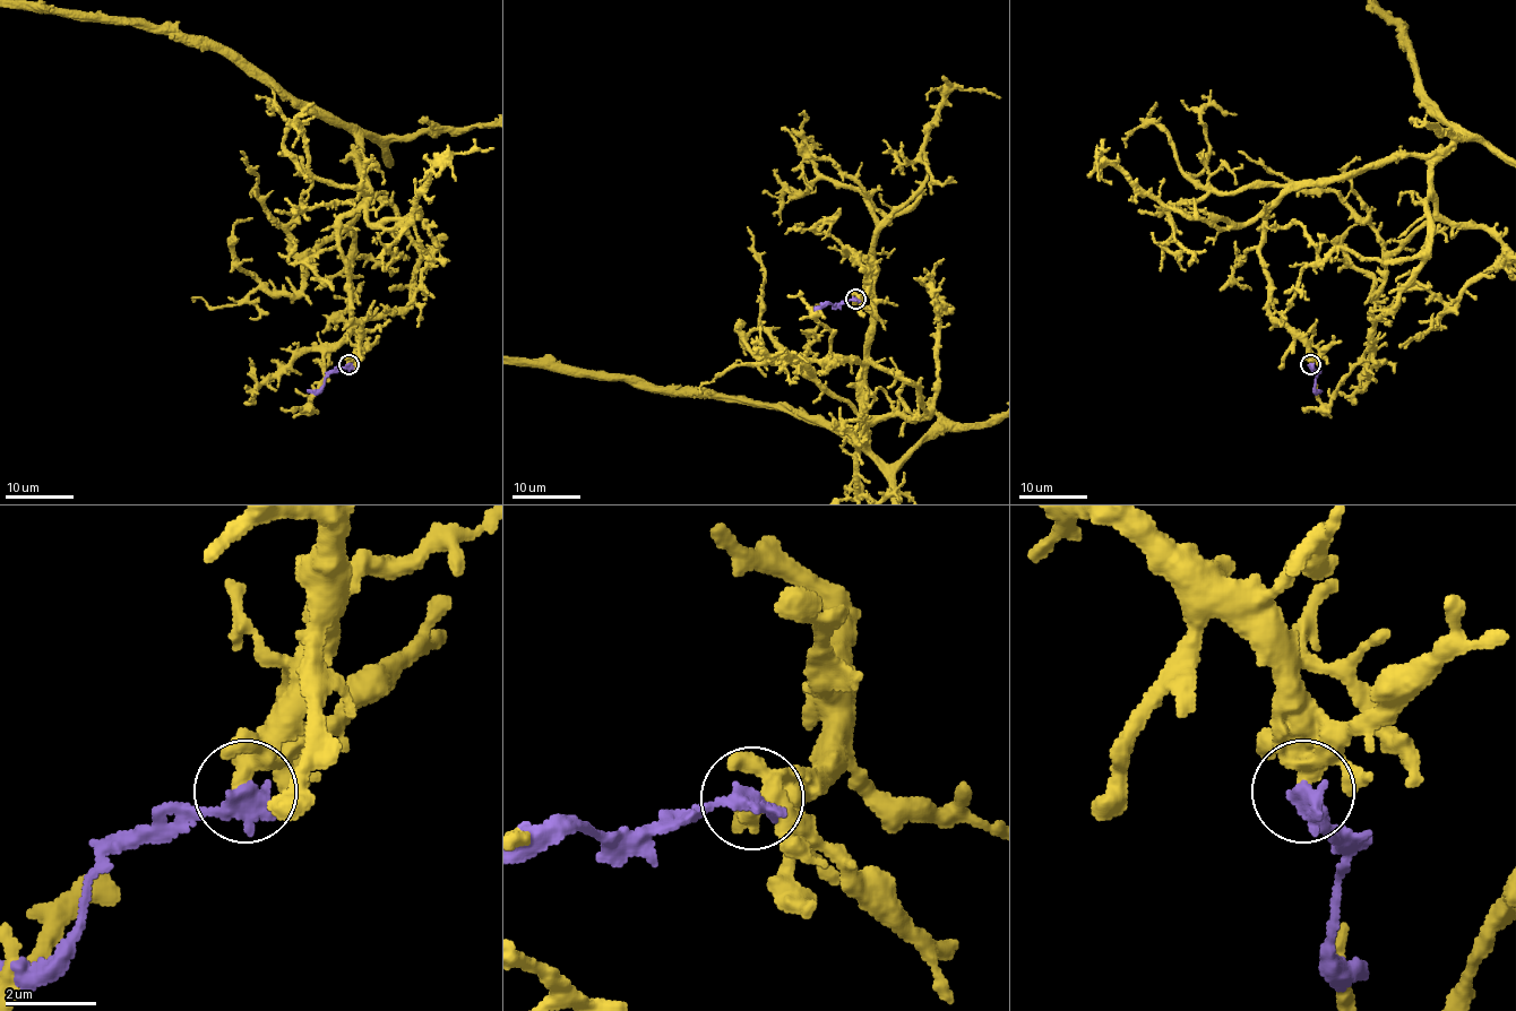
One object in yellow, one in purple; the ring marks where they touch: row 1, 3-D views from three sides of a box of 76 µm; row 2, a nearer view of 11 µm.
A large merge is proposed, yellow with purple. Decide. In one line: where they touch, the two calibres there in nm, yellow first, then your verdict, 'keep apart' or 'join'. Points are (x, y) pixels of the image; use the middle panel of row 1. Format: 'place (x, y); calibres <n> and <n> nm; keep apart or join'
place (855, 299); calibres 550 and 440 nm; keep apart

